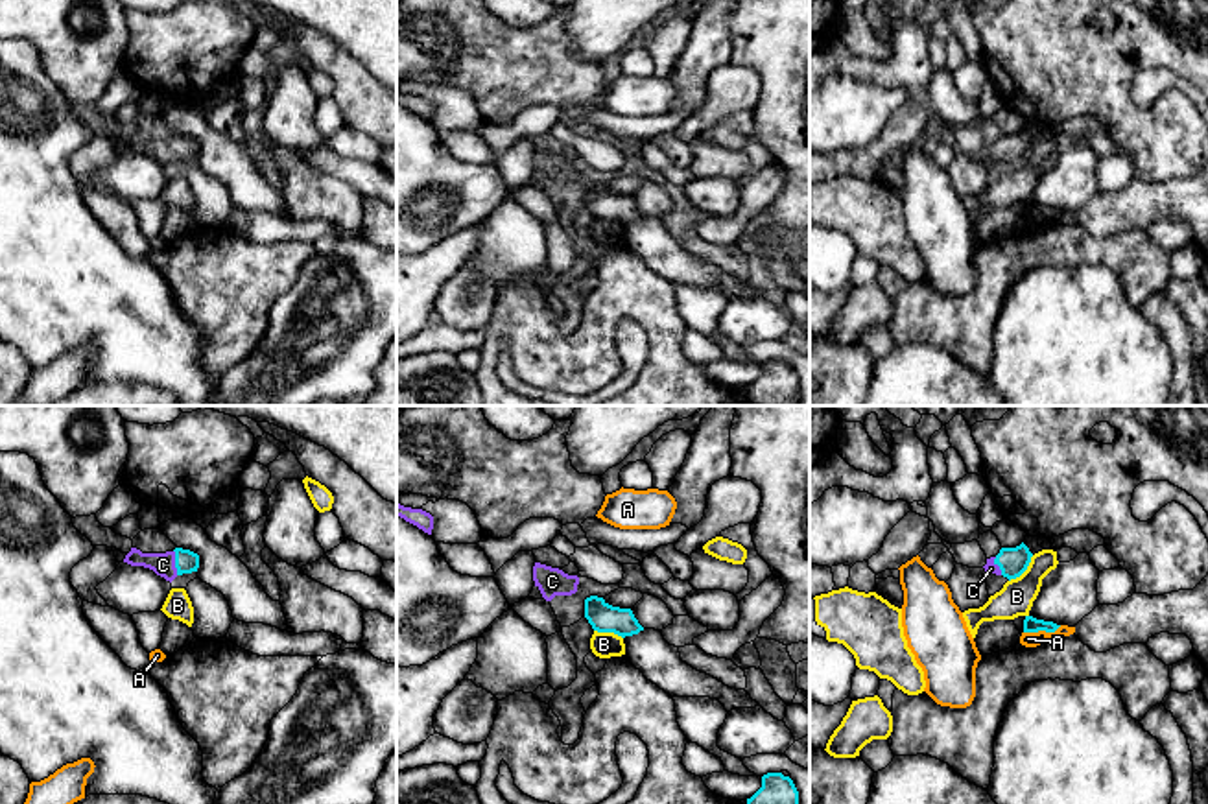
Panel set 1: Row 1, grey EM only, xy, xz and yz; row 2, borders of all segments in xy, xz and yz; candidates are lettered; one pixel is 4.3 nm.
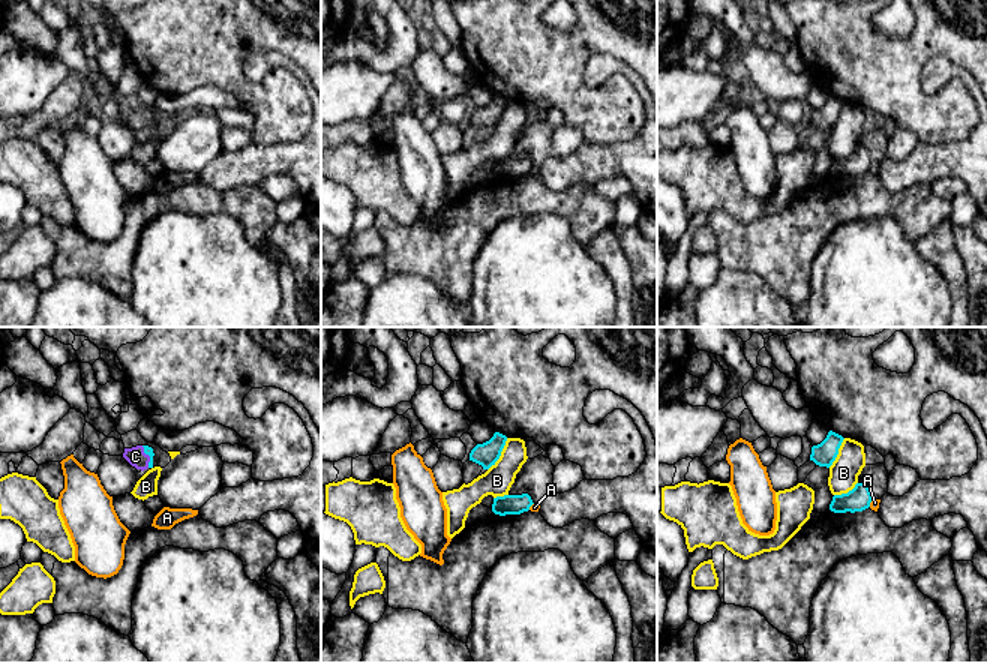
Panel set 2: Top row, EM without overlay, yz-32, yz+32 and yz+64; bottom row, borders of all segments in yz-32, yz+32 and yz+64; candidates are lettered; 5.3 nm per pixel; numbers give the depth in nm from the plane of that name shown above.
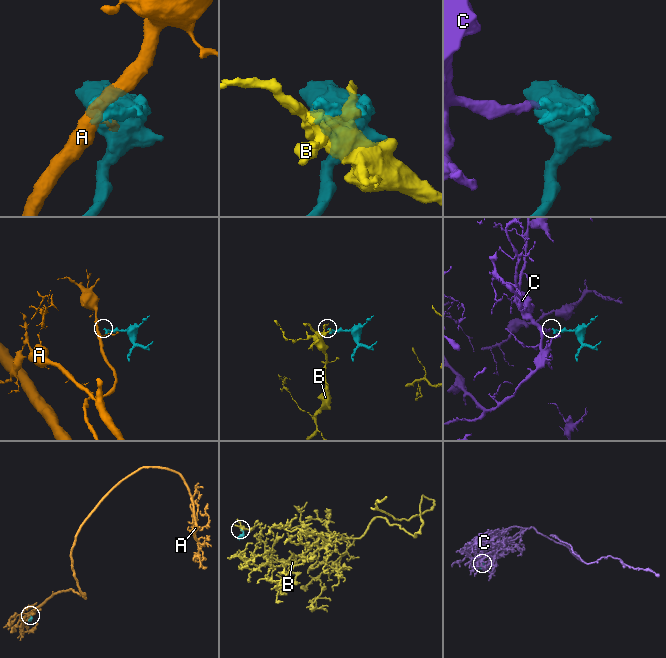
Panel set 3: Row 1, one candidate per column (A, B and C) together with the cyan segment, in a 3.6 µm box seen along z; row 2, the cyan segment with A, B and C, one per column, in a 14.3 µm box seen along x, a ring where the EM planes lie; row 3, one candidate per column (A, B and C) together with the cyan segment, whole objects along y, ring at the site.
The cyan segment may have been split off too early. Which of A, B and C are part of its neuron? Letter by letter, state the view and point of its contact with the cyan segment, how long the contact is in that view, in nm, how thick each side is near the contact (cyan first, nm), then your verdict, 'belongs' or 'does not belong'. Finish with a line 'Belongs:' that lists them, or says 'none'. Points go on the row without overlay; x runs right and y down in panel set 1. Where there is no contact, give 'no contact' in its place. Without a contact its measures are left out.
A: meets cyan in yz at (1042, 216); contact 170 nm long; 70 nm thick on the cyan side, 60 nm on the other; does not belong
B: meets cyan in yz at (1024, 157); contact 160 nm long; 130 nm thick on the cyan side, 150 nm on the other; does not belong
C: meets cyan in xy at (176, 150); contact 110 nm long; 100 nm thick on the cyan side, 100 nm on the other; belongs
Belongs: C

